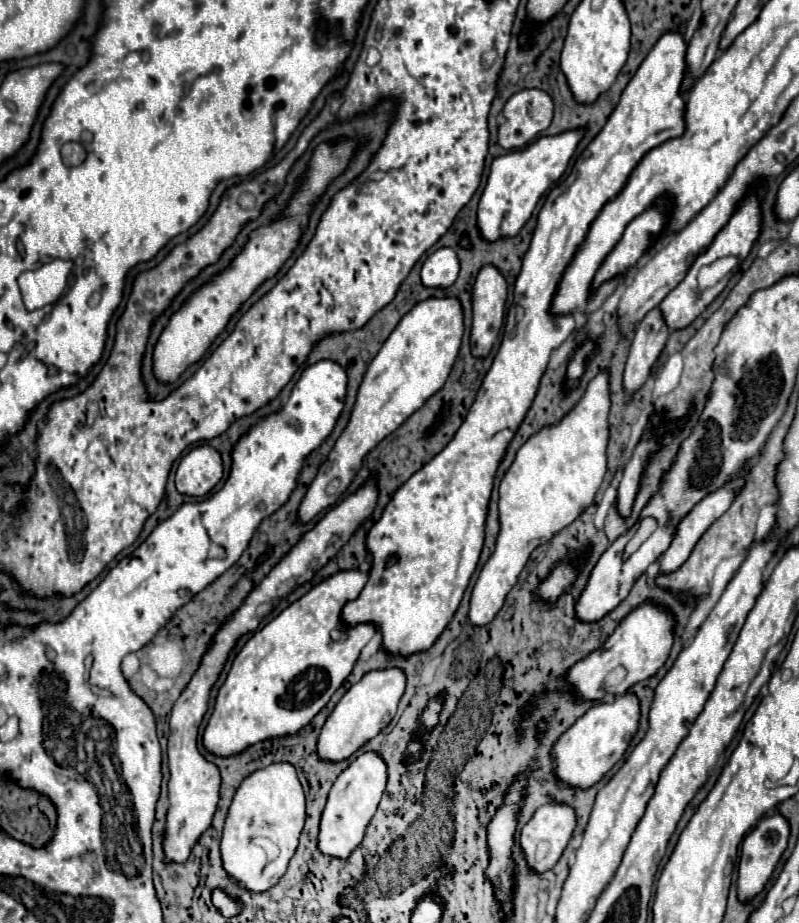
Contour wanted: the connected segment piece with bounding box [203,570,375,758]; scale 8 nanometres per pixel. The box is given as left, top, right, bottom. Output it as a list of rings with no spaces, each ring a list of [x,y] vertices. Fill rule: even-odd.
[[[347,570],[337,572],[329,576],[327,580],[313,586],[305,596],[301,596],[297,602],[287,606],[277,618],[273,618],[265,628],[257,630],[247,644],[241,648],[241,652],[235,656],[231,670],[219,688],[219,694],[215,698],[213,714],[205,726],[203,732],[203,746],[215,754],[215,756],[237,756],[245,748],[271,740],[271,738],[283,738],[297,734],[313,716],[329,702],[333,692],[343,684],[345,676],[349,676],[359,652],[363,646],[373,638],[375,626],[373,624],[361,624],[347,632],[345,640],[331,640],[331,630],[341,626],[341,608],[345,602],[355,600],[363,586],[365,586],[367,574],[361,574],[359,570]]]

